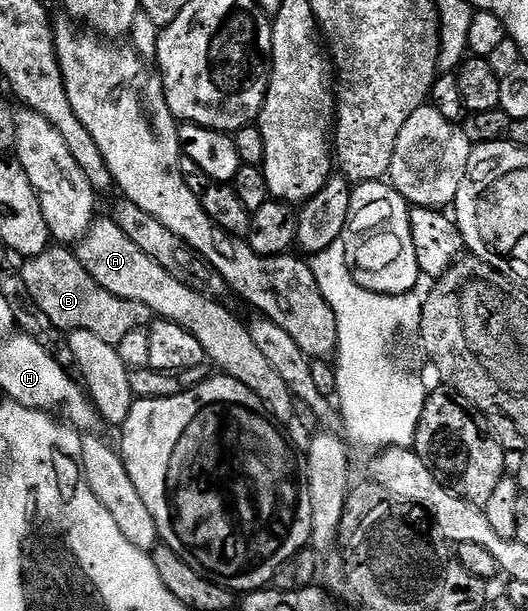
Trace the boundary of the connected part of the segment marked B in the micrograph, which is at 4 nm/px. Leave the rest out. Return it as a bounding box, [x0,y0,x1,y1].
[20,248,155,347]

